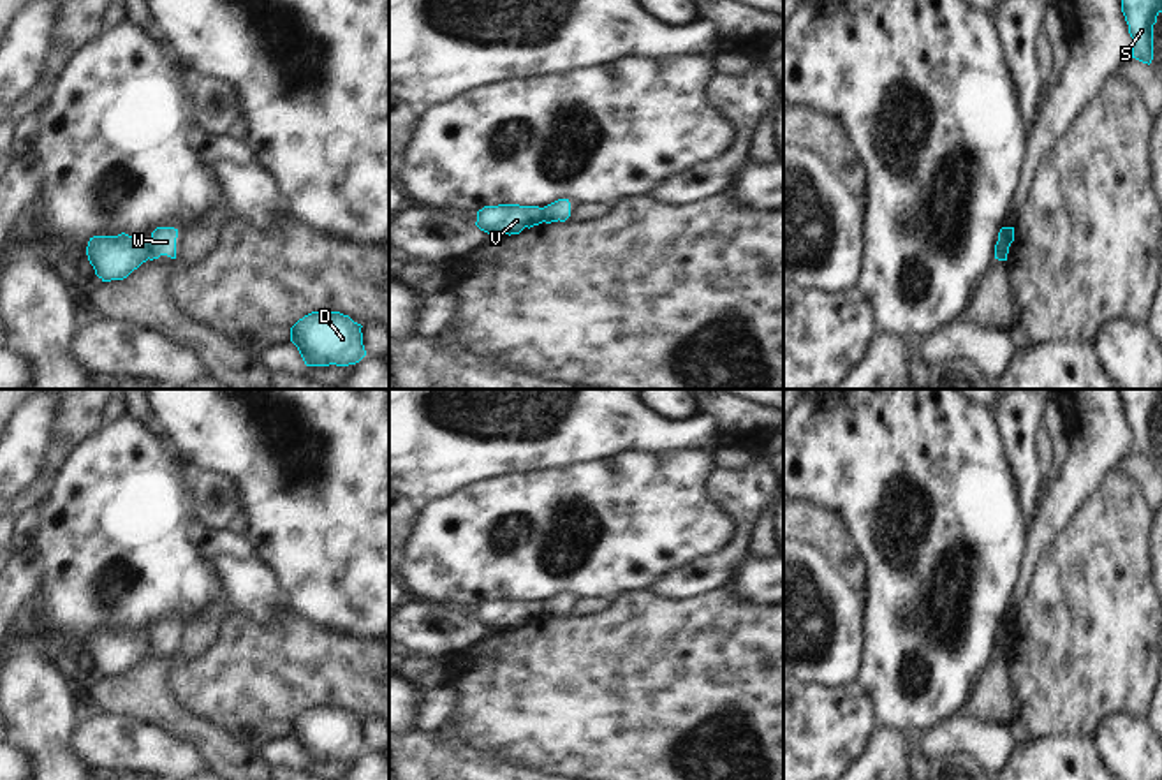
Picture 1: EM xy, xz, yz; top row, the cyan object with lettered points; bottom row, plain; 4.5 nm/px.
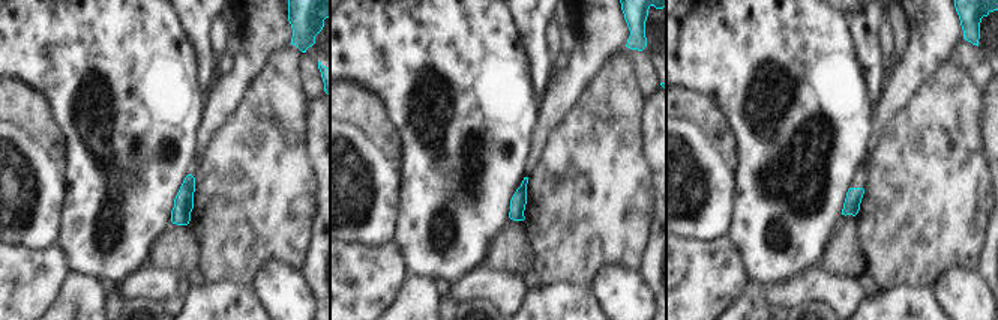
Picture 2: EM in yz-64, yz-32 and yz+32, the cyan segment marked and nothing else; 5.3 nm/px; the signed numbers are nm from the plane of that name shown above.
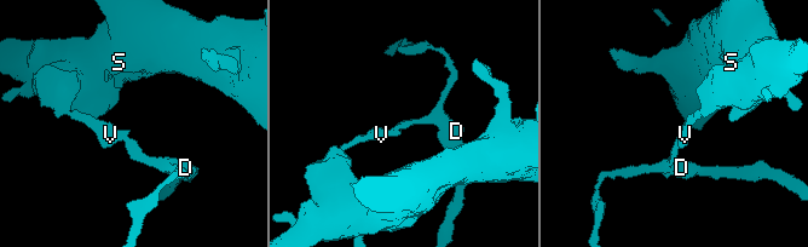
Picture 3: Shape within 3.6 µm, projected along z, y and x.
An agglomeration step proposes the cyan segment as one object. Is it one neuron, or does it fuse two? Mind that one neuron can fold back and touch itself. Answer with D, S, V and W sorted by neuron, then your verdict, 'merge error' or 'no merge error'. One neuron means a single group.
groups D W / S V; merge error

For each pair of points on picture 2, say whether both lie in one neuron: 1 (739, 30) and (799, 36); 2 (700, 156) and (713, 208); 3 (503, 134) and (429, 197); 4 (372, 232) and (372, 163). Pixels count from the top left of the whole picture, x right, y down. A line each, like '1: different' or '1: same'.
1: same
2: same
3: same
4: same

